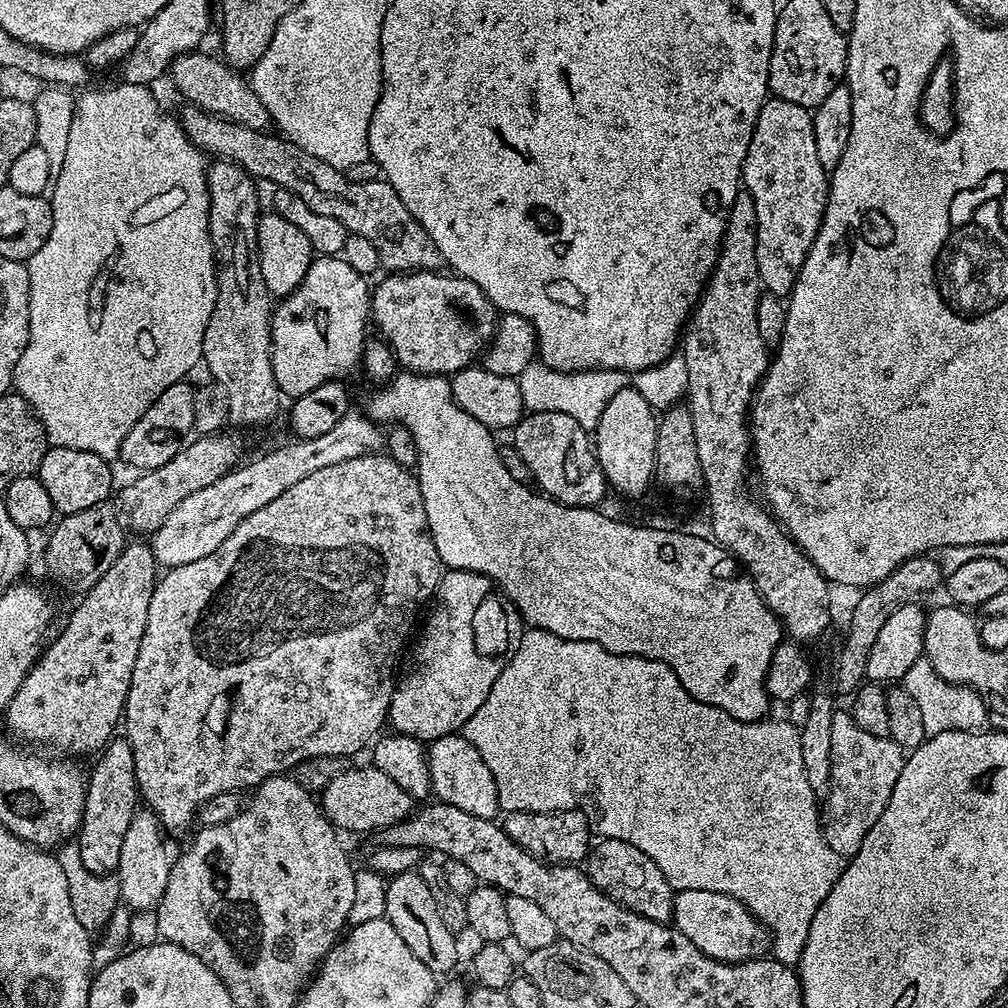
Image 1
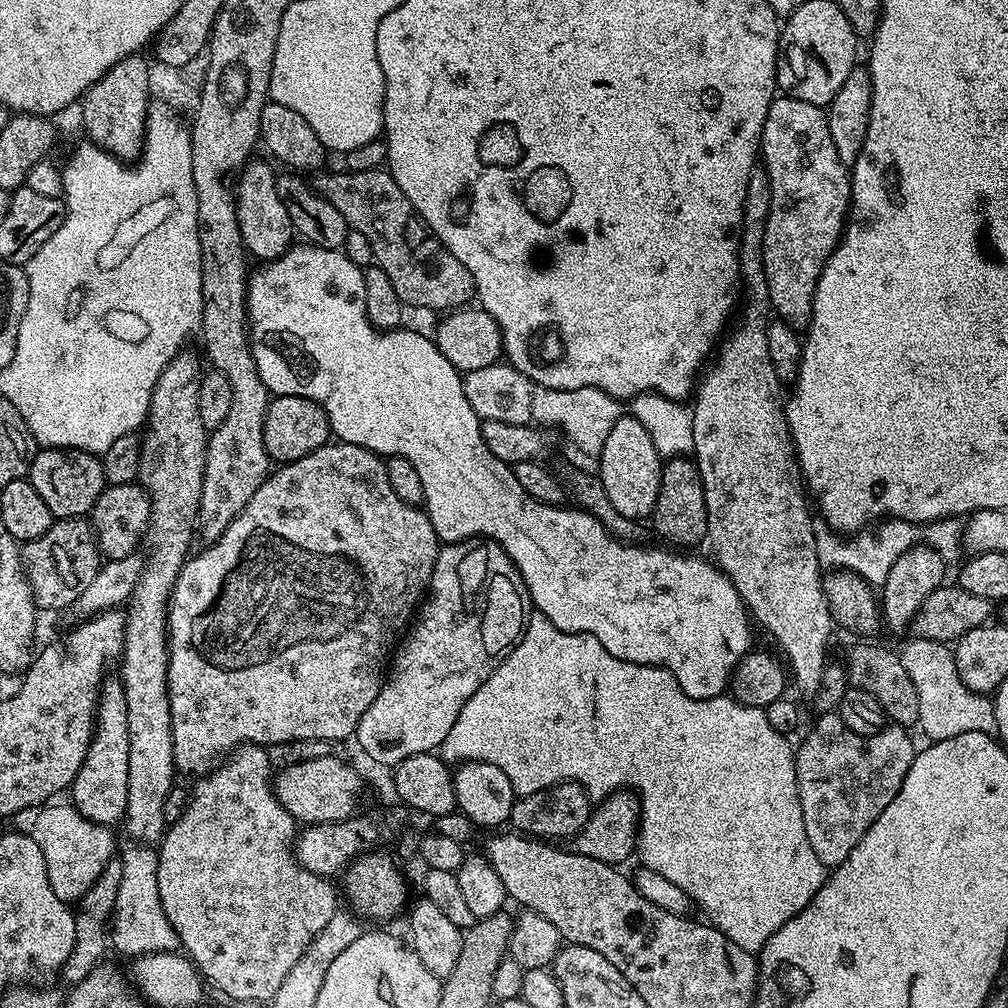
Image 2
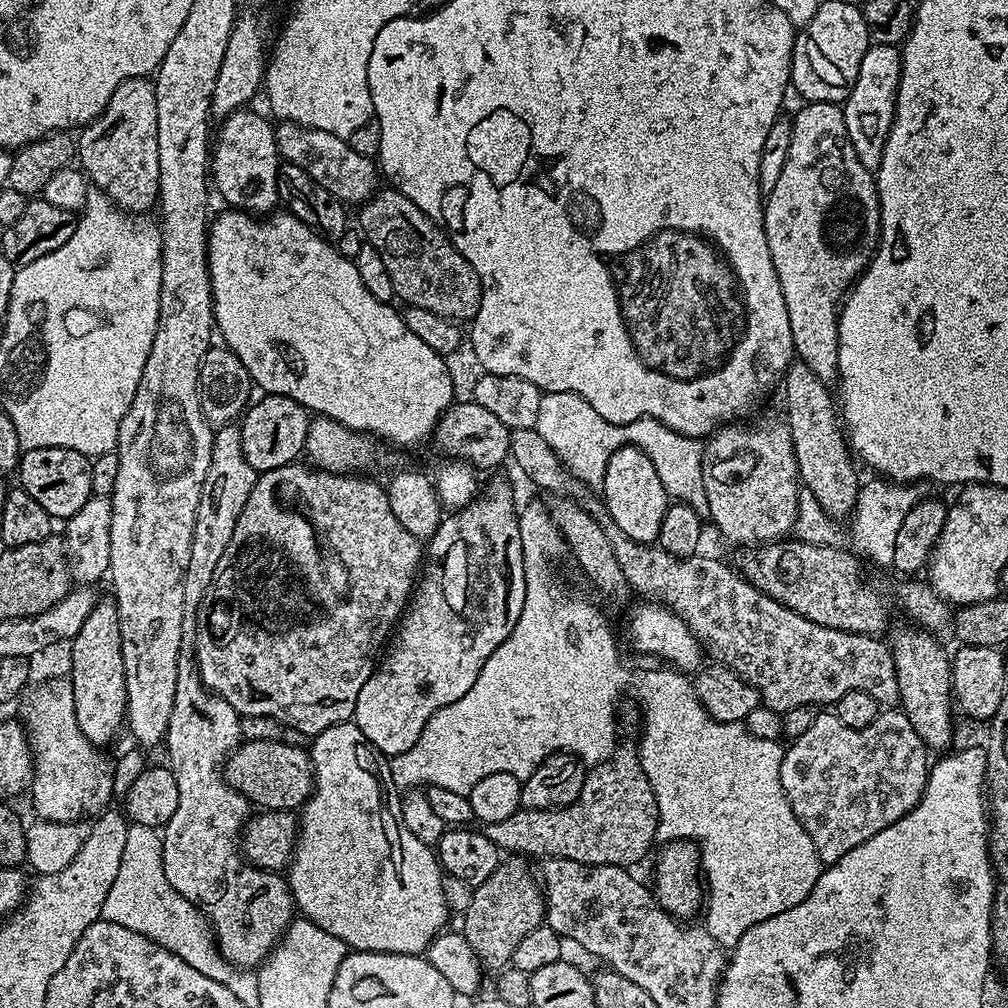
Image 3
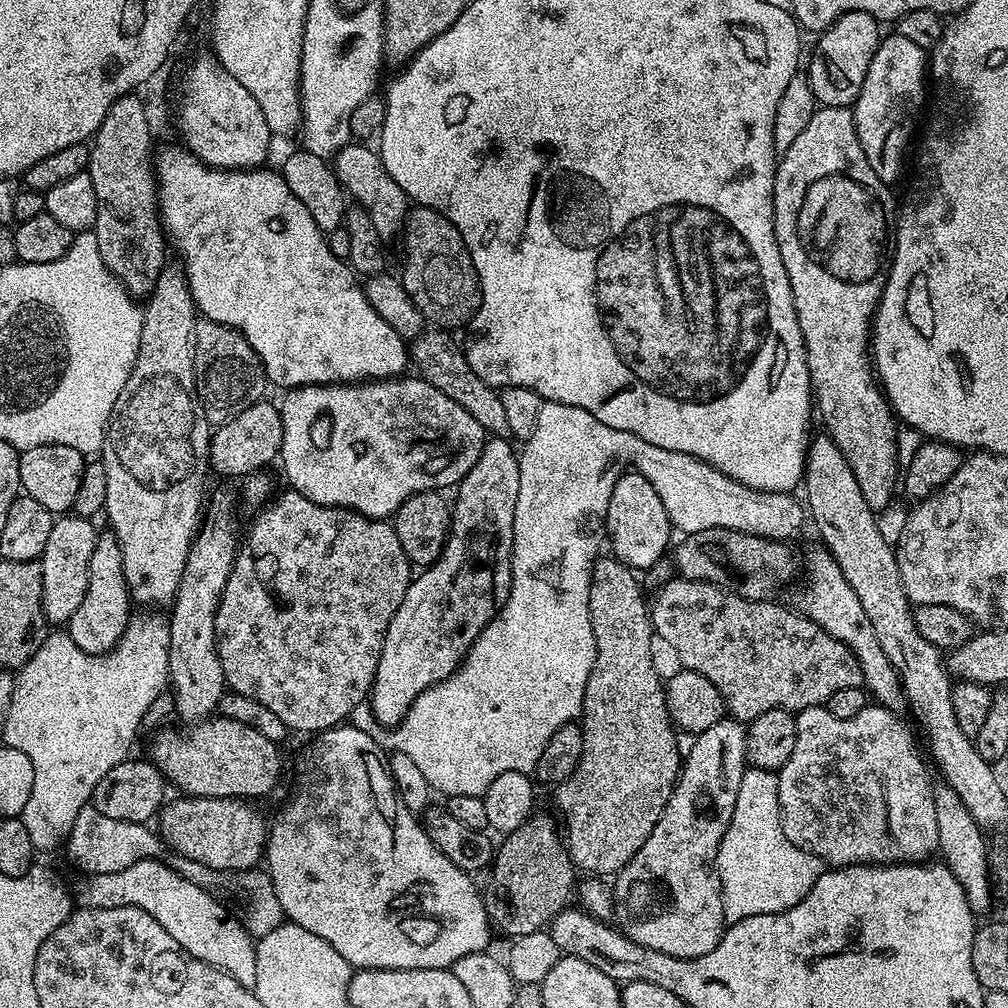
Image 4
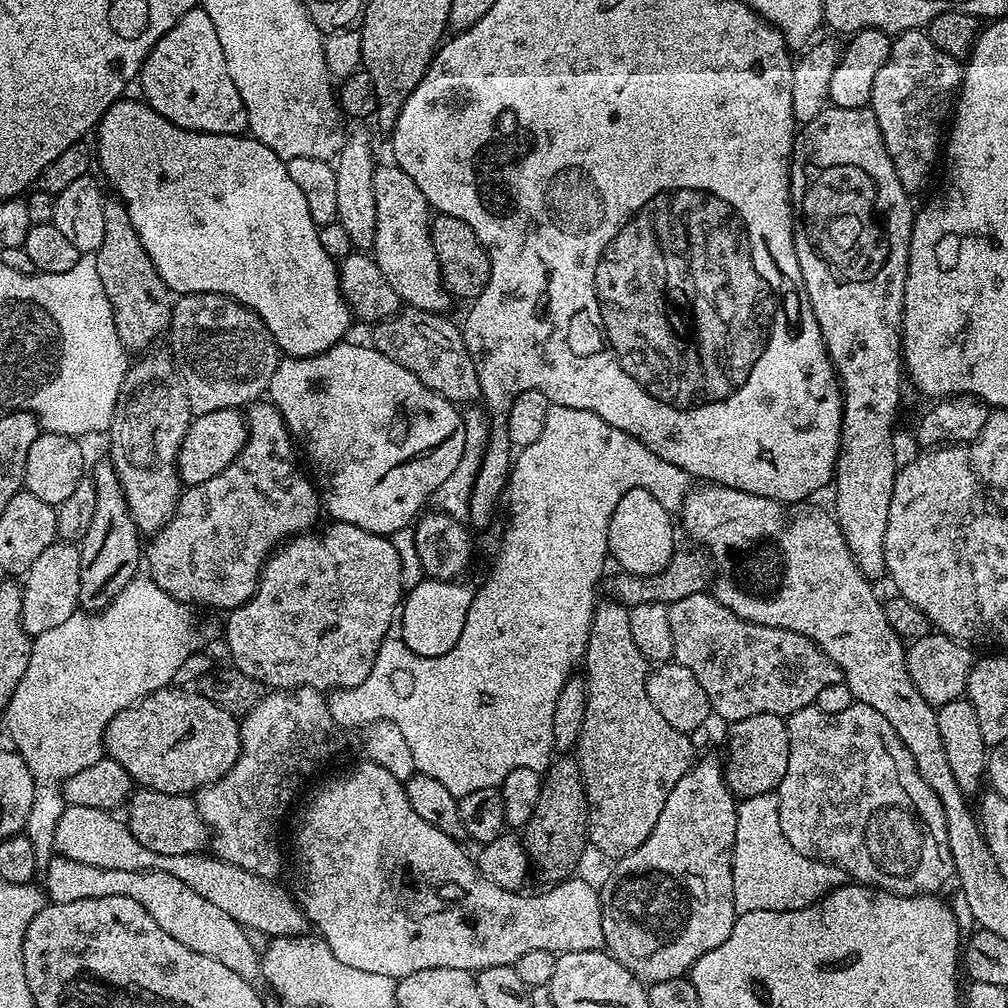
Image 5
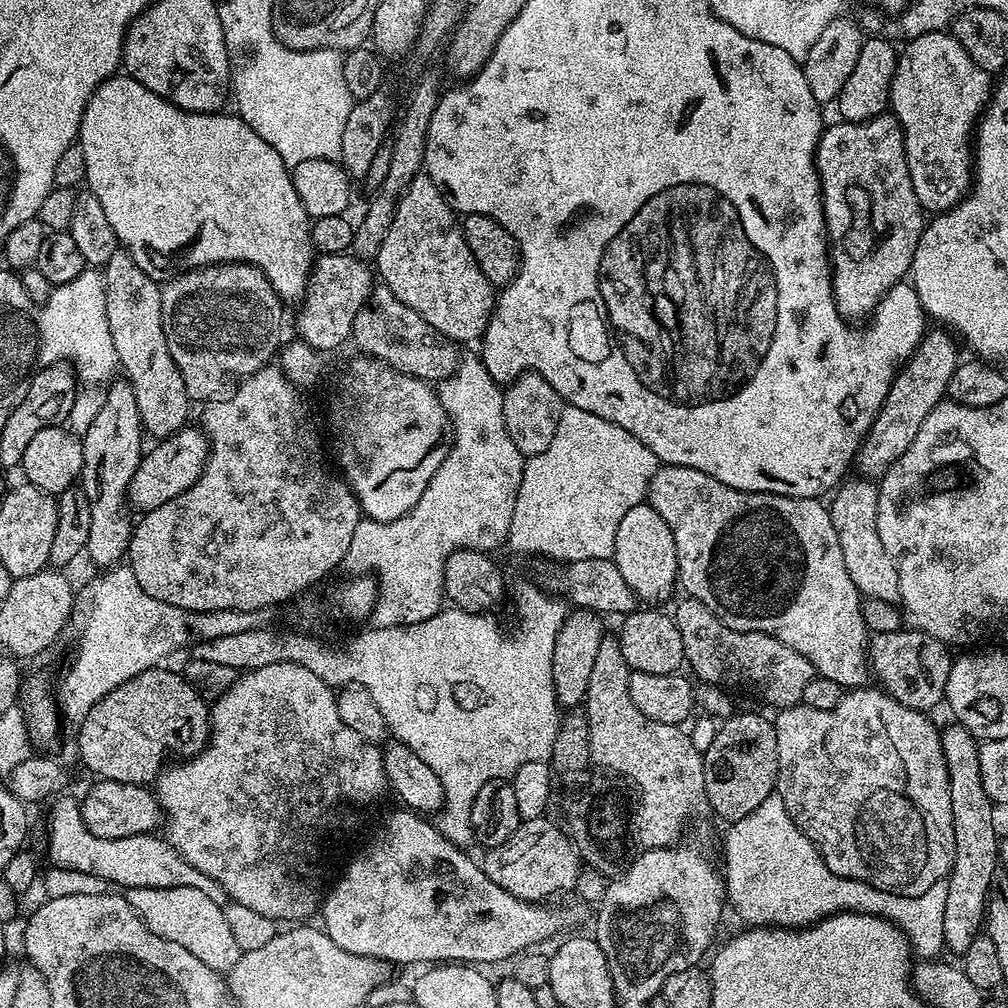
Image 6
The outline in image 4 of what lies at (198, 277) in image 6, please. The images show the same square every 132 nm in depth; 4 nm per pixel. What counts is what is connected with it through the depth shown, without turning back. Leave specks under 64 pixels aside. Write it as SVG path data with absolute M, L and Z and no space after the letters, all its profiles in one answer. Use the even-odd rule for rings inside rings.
M201 319L197 323L192 337L192 368L196 372L196 397L200 399L200 411L212 426L222 425L230 418L242 414L242 410L261 403L265 399L264 391L269 391L270 388L262 362L258 354L254 354L250 342L246 342L246 338L238 330L213 320Z

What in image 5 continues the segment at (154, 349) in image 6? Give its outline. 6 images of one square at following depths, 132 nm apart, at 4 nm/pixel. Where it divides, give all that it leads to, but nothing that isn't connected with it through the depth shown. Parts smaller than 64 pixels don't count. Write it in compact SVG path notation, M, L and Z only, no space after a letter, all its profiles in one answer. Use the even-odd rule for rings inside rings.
M119 198L105 199L104 213L106 231L102 246L94 253L98 278L102 278L102 286L114 310L114 326L122 346L129 353L143 354L155 345L152 343L159 336L167 333L168 324L172 321L174 296L162 282L158 270L154 270L150 254L146 254L138 238L138 230L134 230L134 222L130 222L130 214L126 214L124 201Z

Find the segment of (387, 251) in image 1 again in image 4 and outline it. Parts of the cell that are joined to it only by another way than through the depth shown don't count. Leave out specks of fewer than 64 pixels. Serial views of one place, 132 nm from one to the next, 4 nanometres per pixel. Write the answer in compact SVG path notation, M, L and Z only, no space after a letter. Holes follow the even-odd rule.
M413 207L404 220L404 265L398 279L425 321L440 330L463 329L480 308L480 279L462 242L462 234L441 212Z

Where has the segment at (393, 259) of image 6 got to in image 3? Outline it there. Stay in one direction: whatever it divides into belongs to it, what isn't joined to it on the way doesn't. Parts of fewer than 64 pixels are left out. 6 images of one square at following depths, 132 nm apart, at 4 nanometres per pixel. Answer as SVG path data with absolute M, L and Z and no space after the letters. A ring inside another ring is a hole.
M280 122L275 125L276 145L281 157L294 166L302 166L318 186L330 190L334 198L344 201L345 205L363 205L372 199L377 191L378 164L373 157L358 154L342 136L335 136L326 130L304 128L301 124Z

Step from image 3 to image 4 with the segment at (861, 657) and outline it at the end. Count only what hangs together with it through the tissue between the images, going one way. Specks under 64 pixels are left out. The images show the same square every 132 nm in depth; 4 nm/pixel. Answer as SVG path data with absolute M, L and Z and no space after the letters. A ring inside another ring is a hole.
M426 330L417 340L411 341L410 360L414 368L416 364L415 371L419 379L430 382L430 386L442 390L446 398L454 398L454 402L458 402L462 410L470 410L470 414L478 418L478 426L482 426L489 437L511 437L512 431L502 407L499 391L482 382L482 378L478 378L478 374L470 370L470 362L464 356L464 348L456 345L448 336L451 335L444 330ZM675 578L654 592L650 615L655 635L672 647L673 654L680 659L679 667L710 678L718 686L718 694L722 694L727 715L734 720L751 722L758 714L775 708L785 708L793 714L804 708L819 708L827 705L830 694L845 686L863 685L864 674L858 658L847 646L799 611L791 612L776 603L747 600L713 584Z

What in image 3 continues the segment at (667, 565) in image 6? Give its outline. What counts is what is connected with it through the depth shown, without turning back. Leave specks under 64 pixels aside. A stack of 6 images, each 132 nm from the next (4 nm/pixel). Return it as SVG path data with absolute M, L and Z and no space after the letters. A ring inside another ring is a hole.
M627 444L610 454L610 462L606 462L602 491L602 499L610 518L614 518L618 530L622 530L626 538L643 544L658 540L670 497L662 486L662 478L658 478L658 470L654 470L654 462L641 448Z

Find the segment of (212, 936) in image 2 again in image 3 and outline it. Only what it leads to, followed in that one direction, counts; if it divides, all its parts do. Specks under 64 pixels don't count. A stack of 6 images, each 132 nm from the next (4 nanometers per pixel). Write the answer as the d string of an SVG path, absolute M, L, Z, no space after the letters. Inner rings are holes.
M185 638L178 654L174 710L170 710L170 726L166 737L166 766L178 782L178 807L174 809L174 818L170 818L170 822L162 829L162 870L166 872L166 882L170 882L170 886L182 894L182 898L200 909L208 919L214 942L224 957L237 968L252 970L264 963L283 938L294 920L294 905L287 879L280 872L266 872L248 863L238 843L250 819L250 805L247 798L224 781L222 769L224 761L242 743L240 718L240 713L230 706L230 702L204 685L196 665L193 641Z

